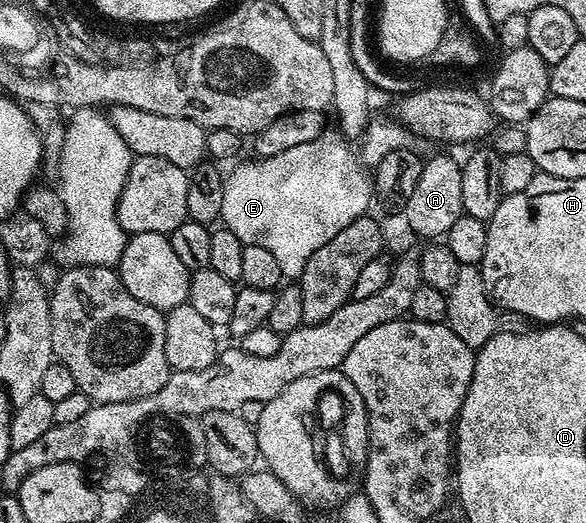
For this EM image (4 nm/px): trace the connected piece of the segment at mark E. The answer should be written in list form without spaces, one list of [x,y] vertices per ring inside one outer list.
[[[324,133],[318,139],[285,149],[268,159],[256,158],[255,163],[243,163],[226,176],[225,197],[221,201],[222,226],[229,228],[244,245],[262,245],[277,260],[277,265],[281,265],[284,280],[298,280],[309,257],[313,257],[321,245],[337,237],[349,221],[368,214],[371,199],[373,203],[373,179],[368,168],[366,171],[351,152],[352,144],[335,135]]]

